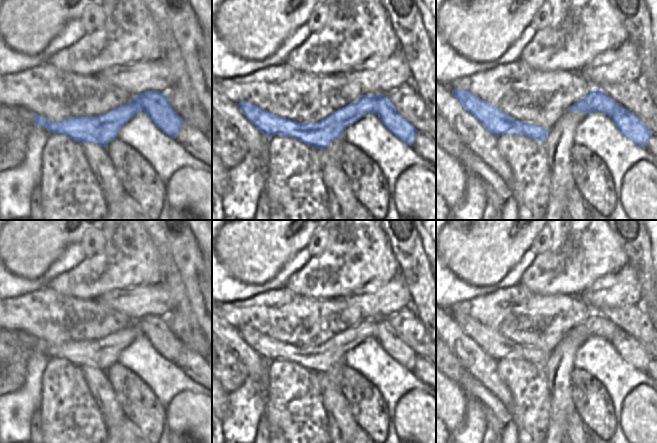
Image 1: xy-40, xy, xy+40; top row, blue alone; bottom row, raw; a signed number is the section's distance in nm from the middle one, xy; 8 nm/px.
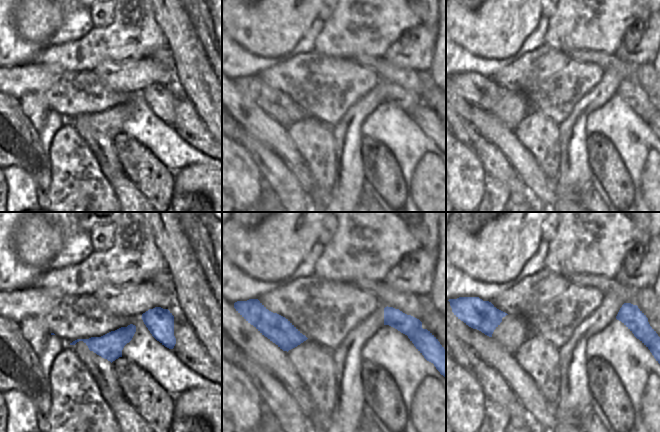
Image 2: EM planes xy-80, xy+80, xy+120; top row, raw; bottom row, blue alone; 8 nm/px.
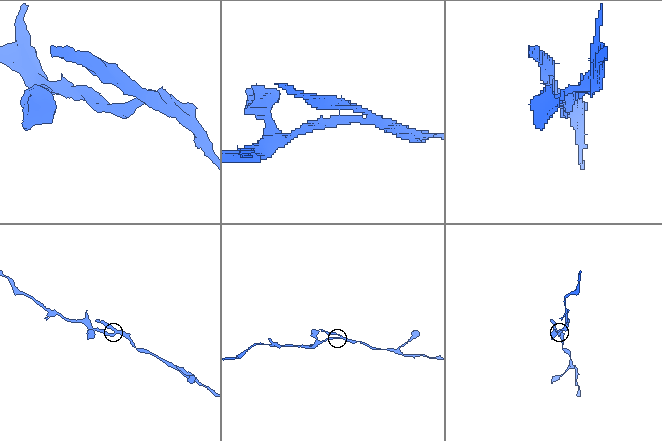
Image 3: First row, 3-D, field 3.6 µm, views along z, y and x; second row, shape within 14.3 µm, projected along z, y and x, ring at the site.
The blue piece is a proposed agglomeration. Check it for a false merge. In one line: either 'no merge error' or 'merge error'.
merge error

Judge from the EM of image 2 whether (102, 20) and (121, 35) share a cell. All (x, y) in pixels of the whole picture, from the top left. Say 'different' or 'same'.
different

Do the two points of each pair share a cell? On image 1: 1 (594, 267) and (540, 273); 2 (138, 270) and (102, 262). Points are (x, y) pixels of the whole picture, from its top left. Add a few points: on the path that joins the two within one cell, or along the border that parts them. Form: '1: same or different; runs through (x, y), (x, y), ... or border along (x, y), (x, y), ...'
1: same; runs through (581, 267), (568, 267), (553, 272)
2: same; runs through (129, 261), (111, 260)

